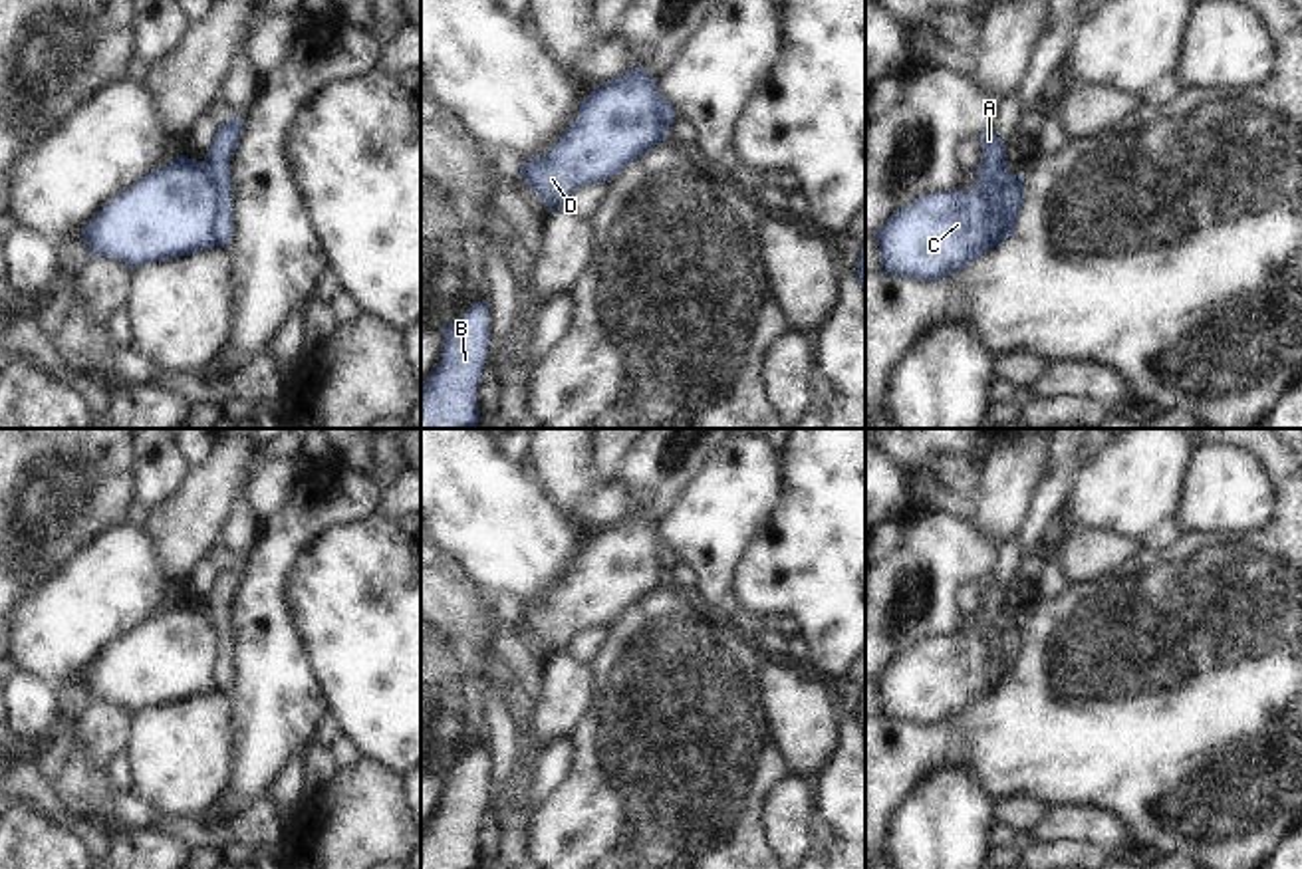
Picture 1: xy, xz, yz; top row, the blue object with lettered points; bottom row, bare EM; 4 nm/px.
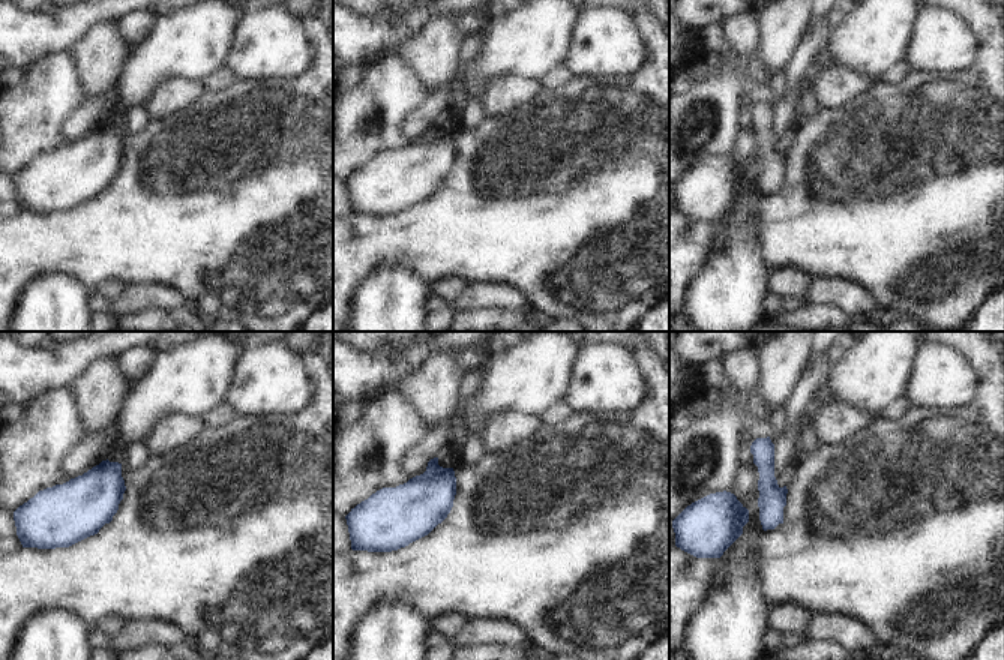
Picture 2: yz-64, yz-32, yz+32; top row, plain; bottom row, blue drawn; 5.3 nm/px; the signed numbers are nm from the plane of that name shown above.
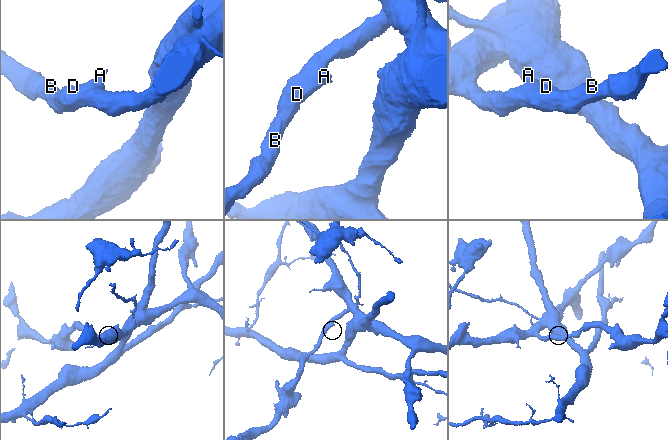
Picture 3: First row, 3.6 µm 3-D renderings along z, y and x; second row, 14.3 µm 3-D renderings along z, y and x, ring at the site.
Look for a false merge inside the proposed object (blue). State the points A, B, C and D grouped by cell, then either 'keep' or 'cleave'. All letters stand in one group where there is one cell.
A / B C D | cleave

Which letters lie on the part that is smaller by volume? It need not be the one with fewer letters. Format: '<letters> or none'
A

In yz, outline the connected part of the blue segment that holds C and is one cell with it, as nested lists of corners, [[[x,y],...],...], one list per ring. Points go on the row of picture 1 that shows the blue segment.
[[[1006,175],[1002,192],[990,196],[978,185],[969,192],[957,188],[923,194],[889,216],[875,232],[881,272],[935,282],[955,274],[992,250],[990,220],[998,198],[1018,218],[1024,204],[1022,175]]]

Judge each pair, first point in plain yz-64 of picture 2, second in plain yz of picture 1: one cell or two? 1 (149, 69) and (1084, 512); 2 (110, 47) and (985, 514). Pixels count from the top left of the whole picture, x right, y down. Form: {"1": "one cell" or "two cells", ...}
{"1": "one cell", "2": "one cell"}

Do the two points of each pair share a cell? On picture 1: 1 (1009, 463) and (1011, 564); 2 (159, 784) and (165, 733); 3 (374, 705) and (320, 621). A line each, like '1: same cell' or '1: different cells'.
1: different cells
2: same cell
3: same cell

